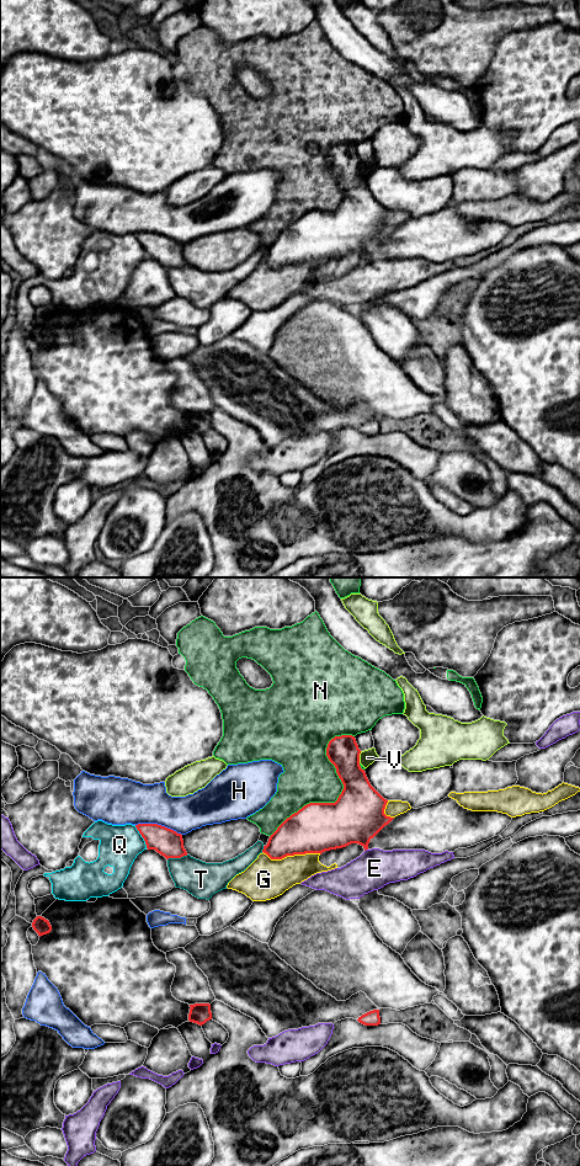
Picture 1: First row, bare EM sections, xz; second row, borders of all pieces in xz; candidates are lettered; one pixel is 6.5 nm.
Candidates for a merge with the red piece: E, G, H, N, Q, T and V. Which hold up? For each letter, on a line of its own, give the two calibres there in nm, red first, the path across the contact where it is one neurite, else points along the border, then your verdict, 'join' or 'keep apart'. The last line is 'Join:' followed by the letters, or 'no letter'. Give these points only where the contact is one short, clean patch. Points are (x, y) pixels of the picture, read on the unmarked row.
E: calibres 340 and 260 nm; keep apart
G: calibres 320 and 280 nm; keep apart
H: calibres 180 and 280 nm; keep apart
N: calibres 340 and 340 nm; keep apart
Q: calibres 180 and 260 nm; keep apart
T: calibres 180 and 240 nm; keep apart
V: calibres 220 and 100 nm; keep apart
Join: no letter

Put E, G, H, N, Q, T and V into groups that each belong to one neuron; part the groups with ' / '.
E / G / H / N / Q / T / V

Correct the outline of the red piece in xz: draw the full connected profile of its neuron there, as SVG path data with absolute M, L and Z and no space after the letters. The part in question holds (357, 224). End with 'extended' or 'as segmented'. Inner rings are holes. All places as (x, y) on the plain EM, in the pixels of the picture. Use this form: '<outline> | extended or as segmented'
M352 144L331 148L326 156L326 165L335 175L344 198L335 212L309 212L287 227L270 245L262 261L271 268L287 265L323 262L325 260L346 256L351 252L368 259L369 250L394 227L384 223L388 212L369 192L365 179L360 175L361 159Z | as segmented

